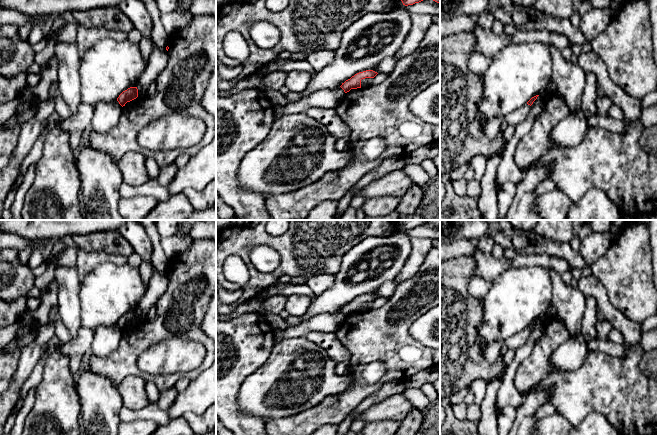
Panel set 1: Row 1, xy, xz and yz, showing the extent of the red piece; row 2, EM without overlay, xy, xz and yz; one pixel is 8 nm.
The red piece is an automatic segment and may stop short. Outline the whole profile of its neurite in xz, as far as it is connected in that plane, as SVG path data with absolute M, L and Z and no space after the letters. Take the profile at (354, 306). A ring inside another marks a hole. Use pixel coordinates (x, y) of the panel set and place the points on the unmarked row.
M366 294L359 296L352 300L350 303L346 304L340 310L345 317L349 316L351 313L361 312L361 304L365 302L374 302L378 297L373 294Z

